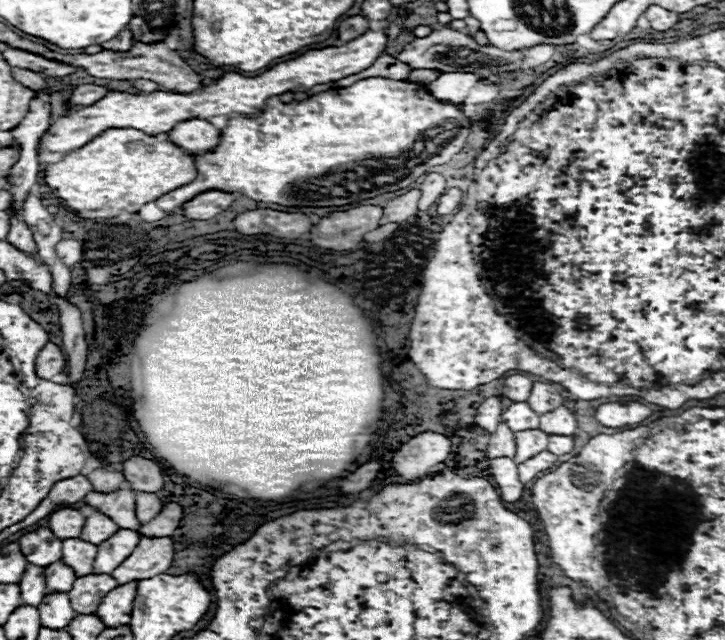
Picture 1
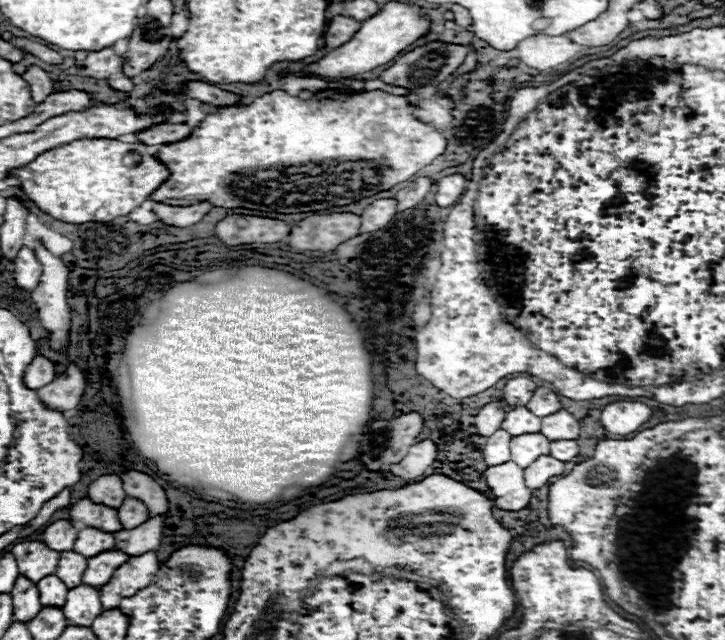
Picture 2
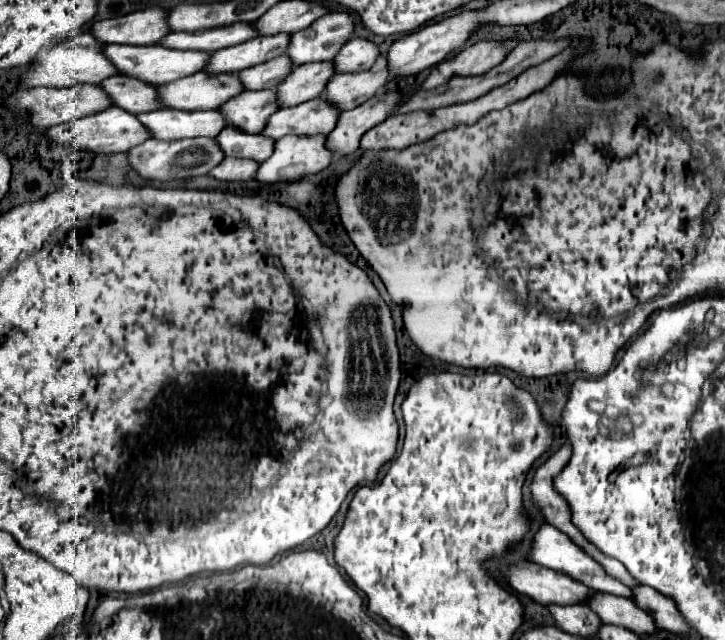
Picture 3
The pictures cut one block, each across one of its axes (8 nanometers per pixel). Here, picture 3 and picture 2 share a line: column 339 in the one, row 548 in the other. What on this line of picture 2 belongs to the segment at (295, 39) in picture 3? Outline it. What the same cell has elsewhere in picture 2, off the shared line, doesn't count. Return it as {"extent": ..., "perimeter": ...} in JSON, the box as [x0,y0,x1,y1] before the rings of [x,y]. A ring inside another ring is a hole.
{"extent":[12,540,60,582],"perimeter":[[[42,540],[18,542],[12,546],[12,554],[18,562],[20,574],[30,578],[32,582],[38,582],[48,574],[54,574],[60,560],[60,552],[52,552],[48,546],[44,546]]]}

